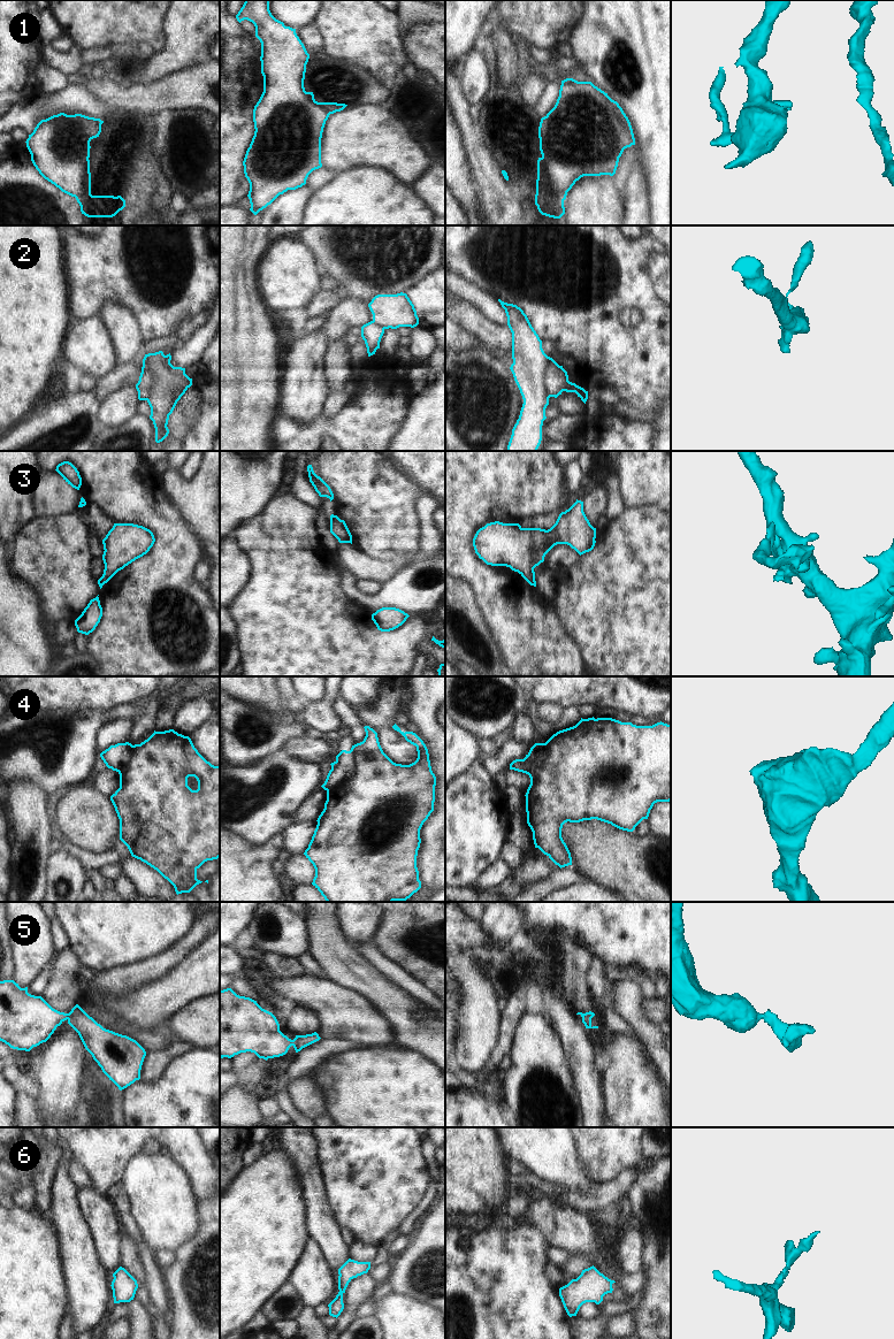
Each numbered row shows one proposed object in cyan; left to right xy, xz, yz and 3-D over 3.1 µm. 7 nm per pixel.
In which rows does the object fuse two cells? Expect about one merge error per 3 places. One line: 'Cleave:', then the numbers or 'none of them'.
Cleave: 2, 4

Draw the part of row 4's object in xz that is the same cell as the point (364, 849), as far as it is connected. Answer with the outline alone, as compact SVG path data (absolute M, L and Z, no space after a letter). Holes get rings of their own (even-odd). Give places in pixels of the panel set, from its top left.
M395 724L392 728L399 732L407 742L417 747L418 758L410 765L402 765L393 763L382 750L377 733L369 726L365 726L366 736L362 742L352 745L351 752L354 756L354 774L350 781L341 785L336 790L327 791L327 801L324 809L318 818L318 825L304 855L313 864L315 869L315 877L312 885L321 893L327 902L393 902L393 901L406 901L414 893L421 888L421 881L419 880L419 871L417 867L417 856L420 848L420 829L423 822L428 819L430 813L434 811L435 802L435 786L436 776L431 771L429 753L423 741L413 732L402 732L400 728Z

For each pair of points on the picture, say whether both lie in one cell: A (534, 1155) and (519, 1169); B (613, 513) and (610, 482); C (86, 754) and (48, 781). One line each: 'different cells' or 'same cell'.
A: different cells
B: same cell
C: same cell

